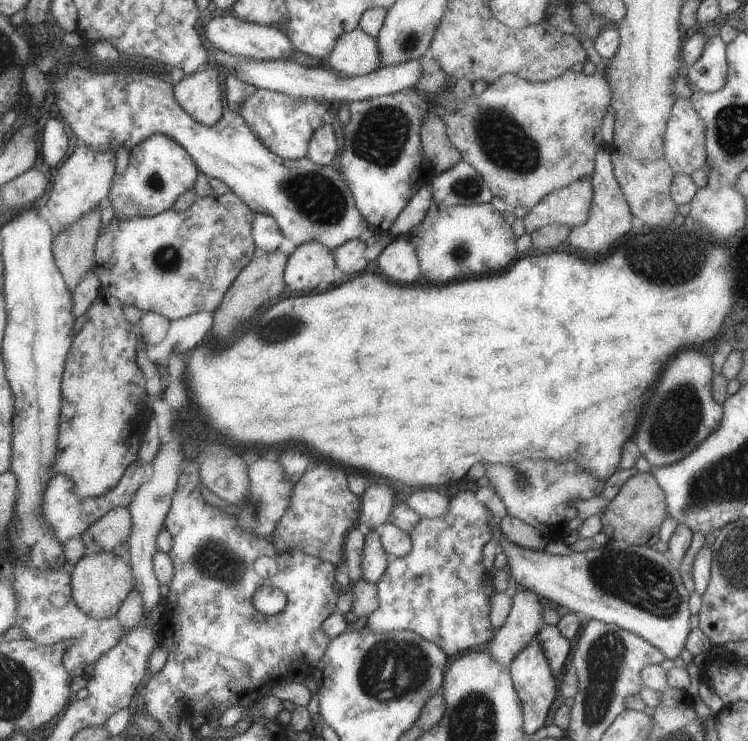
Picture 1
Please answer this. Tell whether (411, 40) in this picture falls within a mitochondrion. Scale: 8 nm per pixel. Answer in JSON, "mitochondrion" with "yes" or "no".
{"mitochondrion":"yes"}

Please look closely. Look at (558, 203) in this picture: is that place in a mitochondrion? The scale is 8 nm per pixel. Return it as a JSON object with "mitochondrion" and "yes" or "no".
{"mitochondrion":"no"}

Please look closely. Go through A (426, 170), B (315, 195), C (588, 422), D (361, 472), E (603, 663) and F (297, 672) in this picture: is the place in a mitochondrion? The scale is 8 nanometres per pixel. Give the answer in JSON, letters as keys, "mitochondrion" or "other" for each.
{"A":"mitochondrion","B":"mitochondrion","C":"other","D":"other","E":"mitochondrion","F":"other"}

